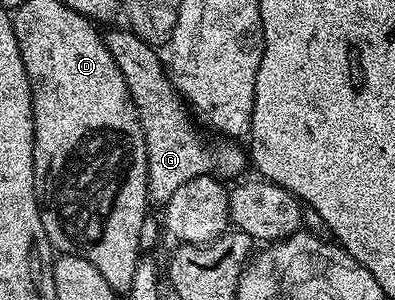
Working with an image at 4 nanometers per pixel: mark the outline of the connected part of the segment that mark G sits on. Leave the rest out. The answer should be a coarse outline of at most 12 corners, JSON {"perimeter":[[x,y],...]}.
{"perimeter":[[130,28],[105,31],[148,152],[148,198],[237,179],[237,141],[206,143],[158,59]]}

